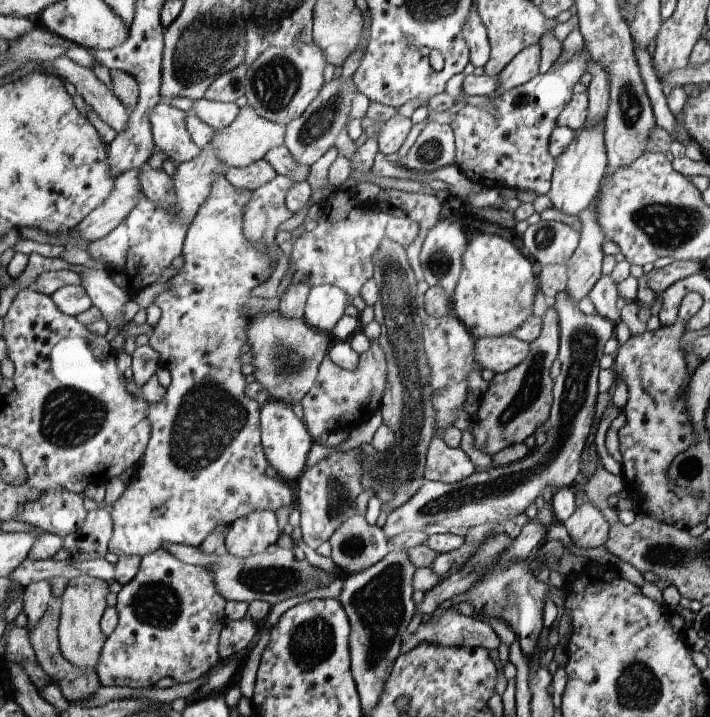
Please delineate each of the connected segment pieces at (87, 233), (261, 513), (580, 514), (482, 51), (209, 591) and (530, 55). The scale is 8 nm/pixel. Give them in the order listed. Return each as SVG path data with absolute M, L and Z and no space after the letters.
M135 169L116 178L109 197L74 228L84 243L108 237L131 214L142 194L140 176Z
M256 510L236 520L225 536L223 550L234 557L250 557L265 553L279 539L277 517L274 511Z
M588 497L563 524L572 542L578 547L597 548L608 541L610 524Z
M474 3L473 12L469 15L469 21L465 23L465 42L469 46L469 60L474 67L483 68L490 59L491 47L486 28L482 25Z
M162 548L145 555L141 558L136 577L118 593L118 603L114 608L119 620L103 646L95 677L104 687L133 689L155 687L162 678L172 678L177 684L194 682L222 660L220 634L228 625L224 614L226 603L215 586L213 575L206 568L181 562Z
M541 44L528 46L507 65L499 76L499 88L493 94L497 97L512 88L527 84L534 76L539 74L541 61Z

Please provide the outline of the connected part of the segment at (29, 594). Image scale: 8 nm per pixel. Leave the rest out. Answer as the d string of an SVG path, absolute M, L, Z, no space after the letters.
M46 580L31 583L28 587L22 588L23 606L19 610L28 617L27 628L29 630L37 625L48 612L52 597L52 586Z

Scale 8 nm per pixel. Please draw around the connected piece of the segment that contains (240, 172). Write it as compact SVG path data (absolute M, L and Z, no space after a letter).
M261 159L245 168L229 168L224 176L234 189L254 192L270 183L277 173Z

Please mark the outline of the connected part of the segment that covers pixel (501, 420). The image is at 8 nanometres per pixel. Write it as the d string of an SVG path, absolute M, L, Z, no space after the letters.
M550 304L546 314L544 314L543 324L541 325L541 334L529 344L529 353L526 354L524 361L519 363L513 370L506 373L496 373L492 382L489 384L488 391L480 399L480 409L474 416L474 444L477 450L483 452L490 457L498 454L507 447L517 443L524 443L536 432L536 428L542 426L548 416L550 416L550 408L552 407L552 380L550 380L550 366L558 356L558 318L554 304Z

